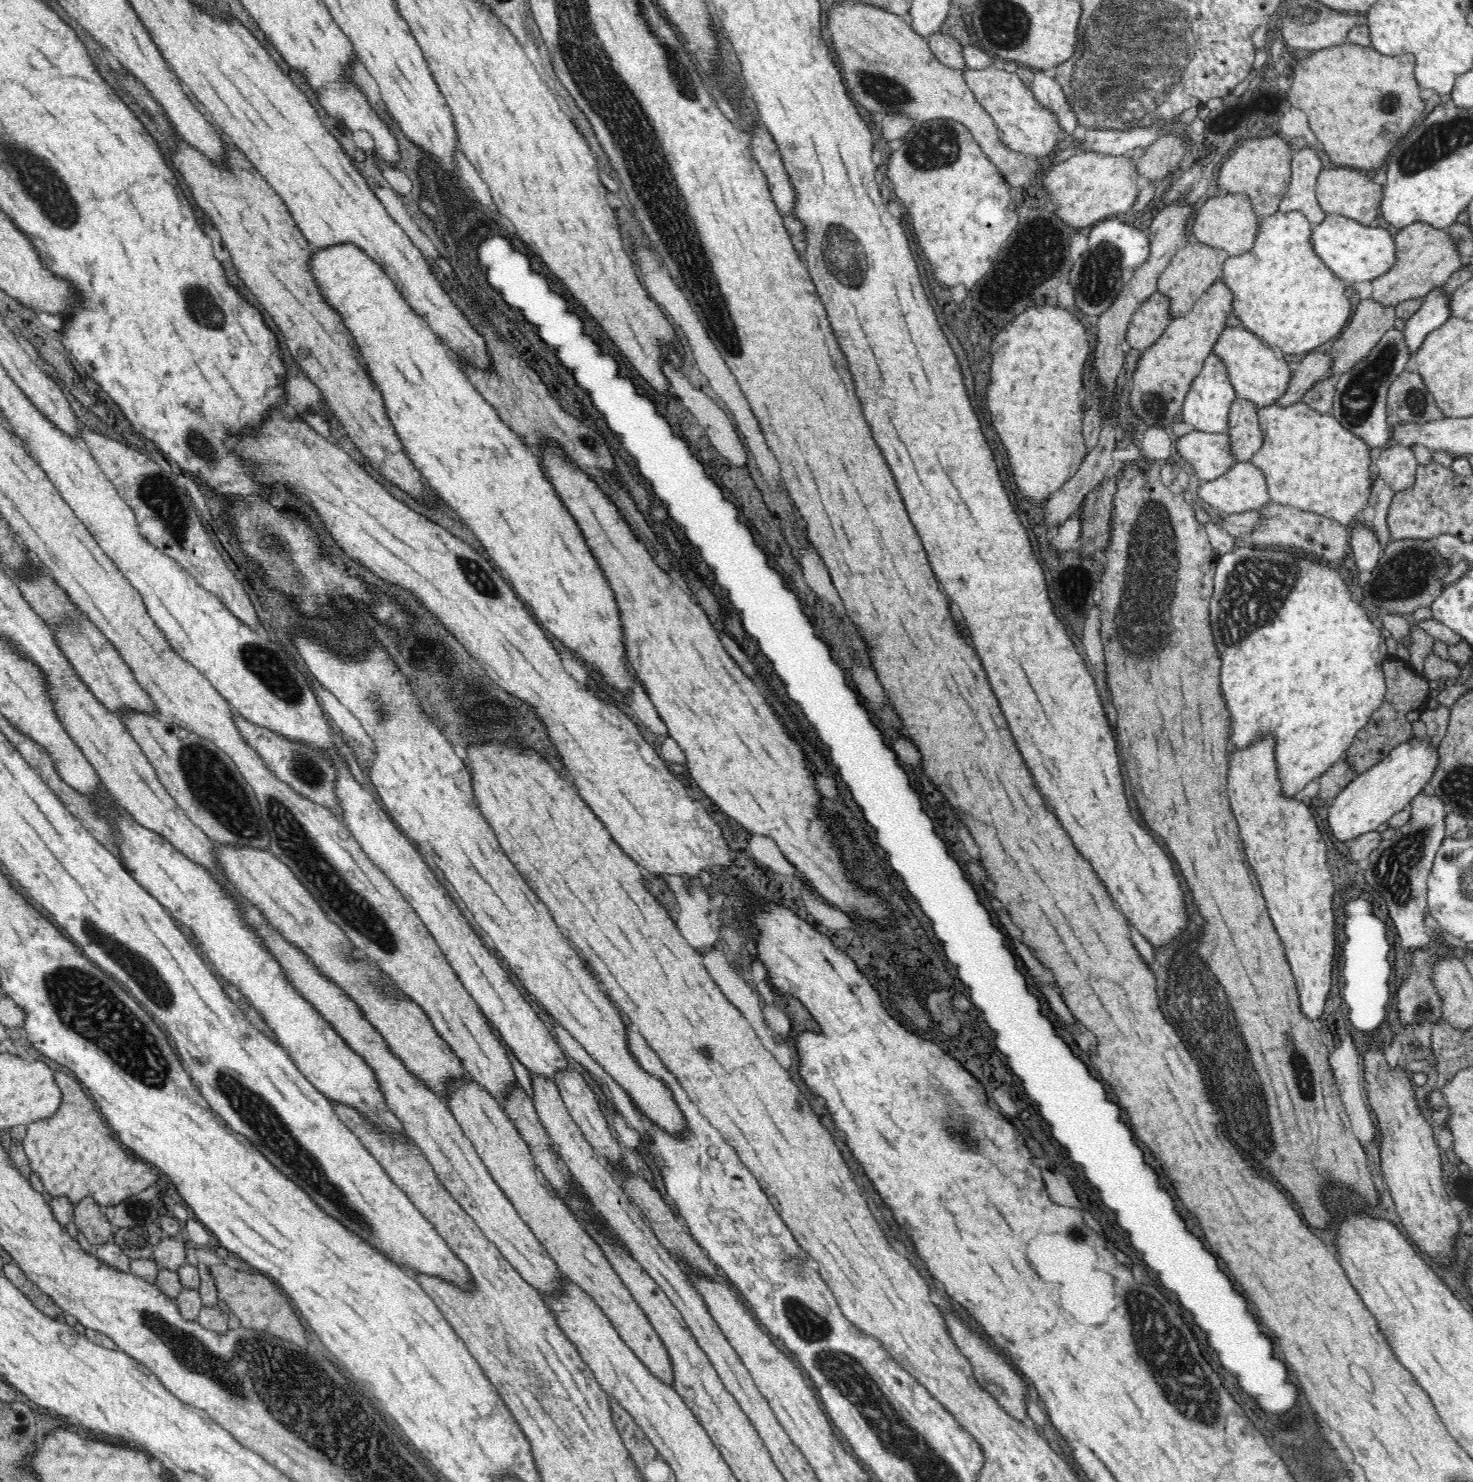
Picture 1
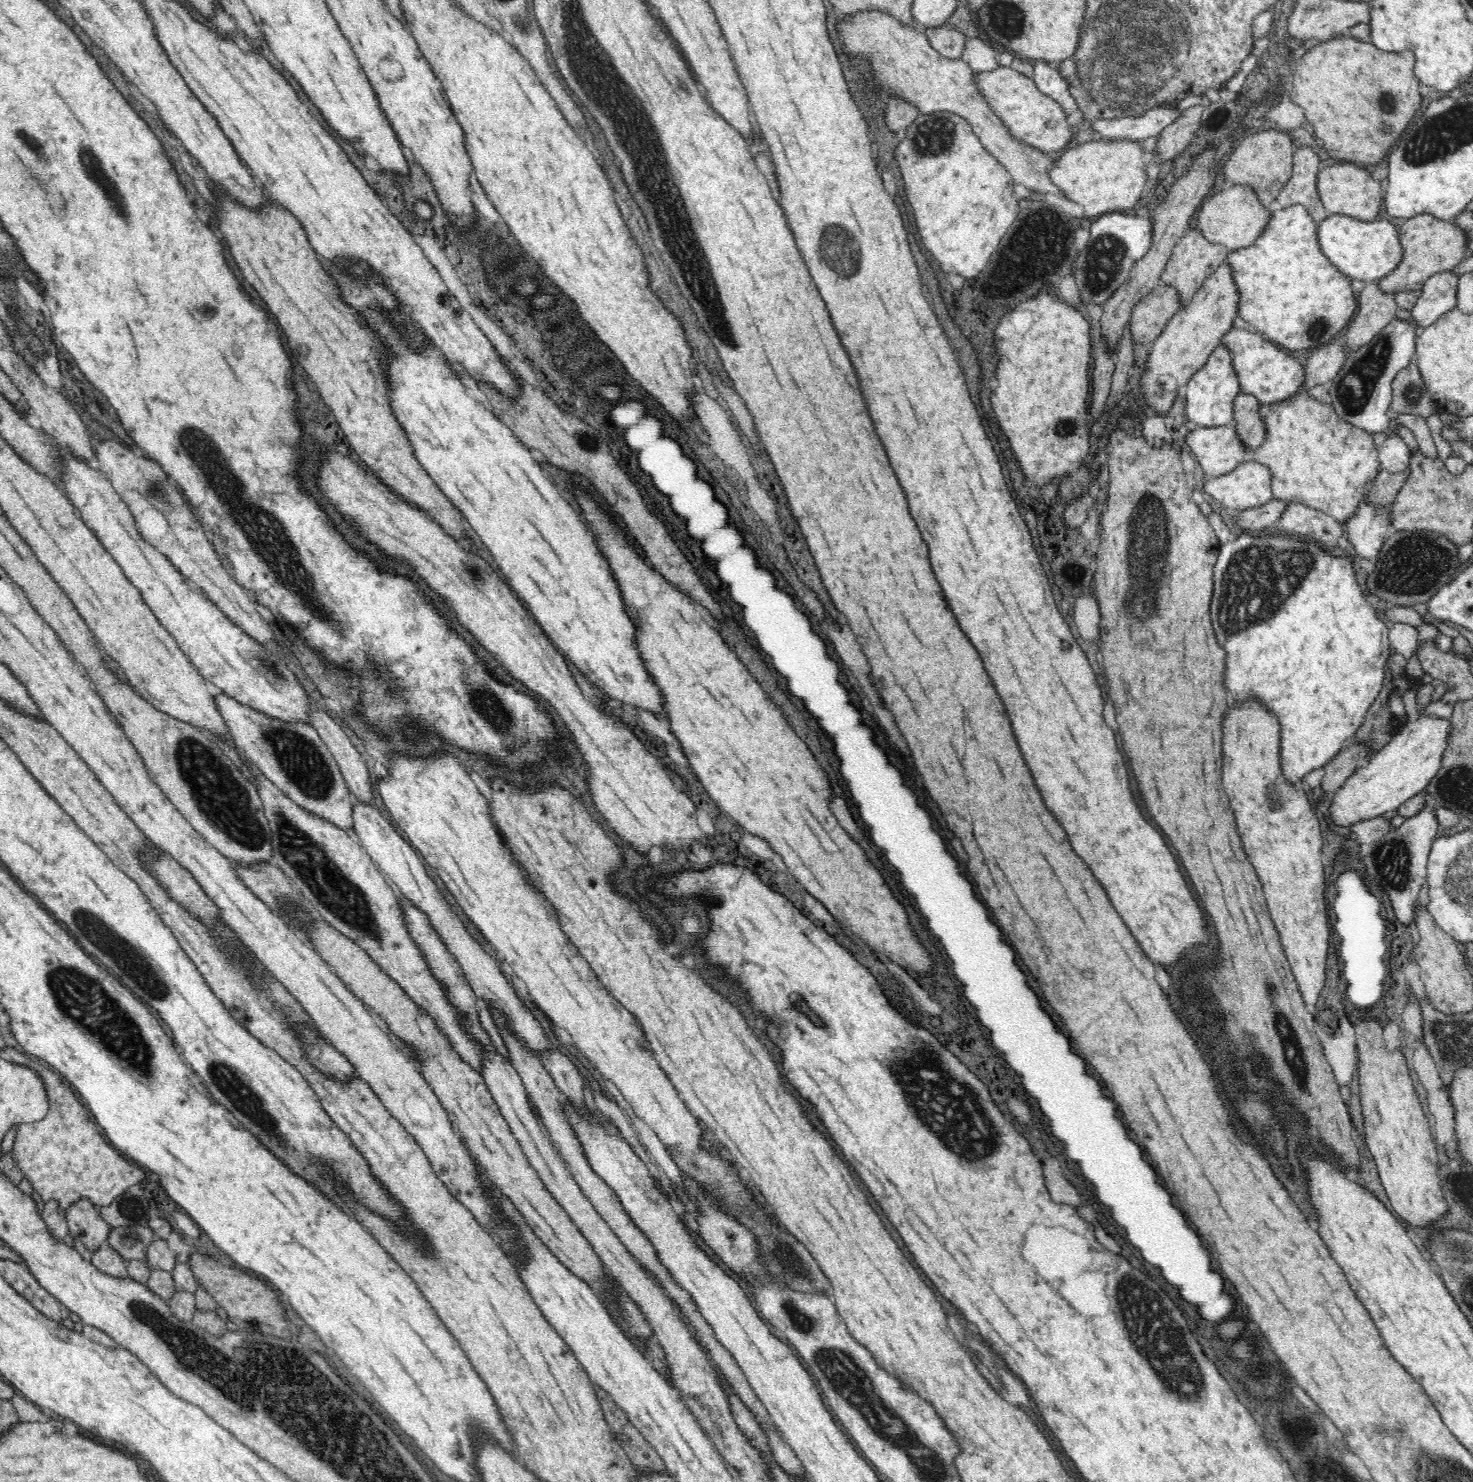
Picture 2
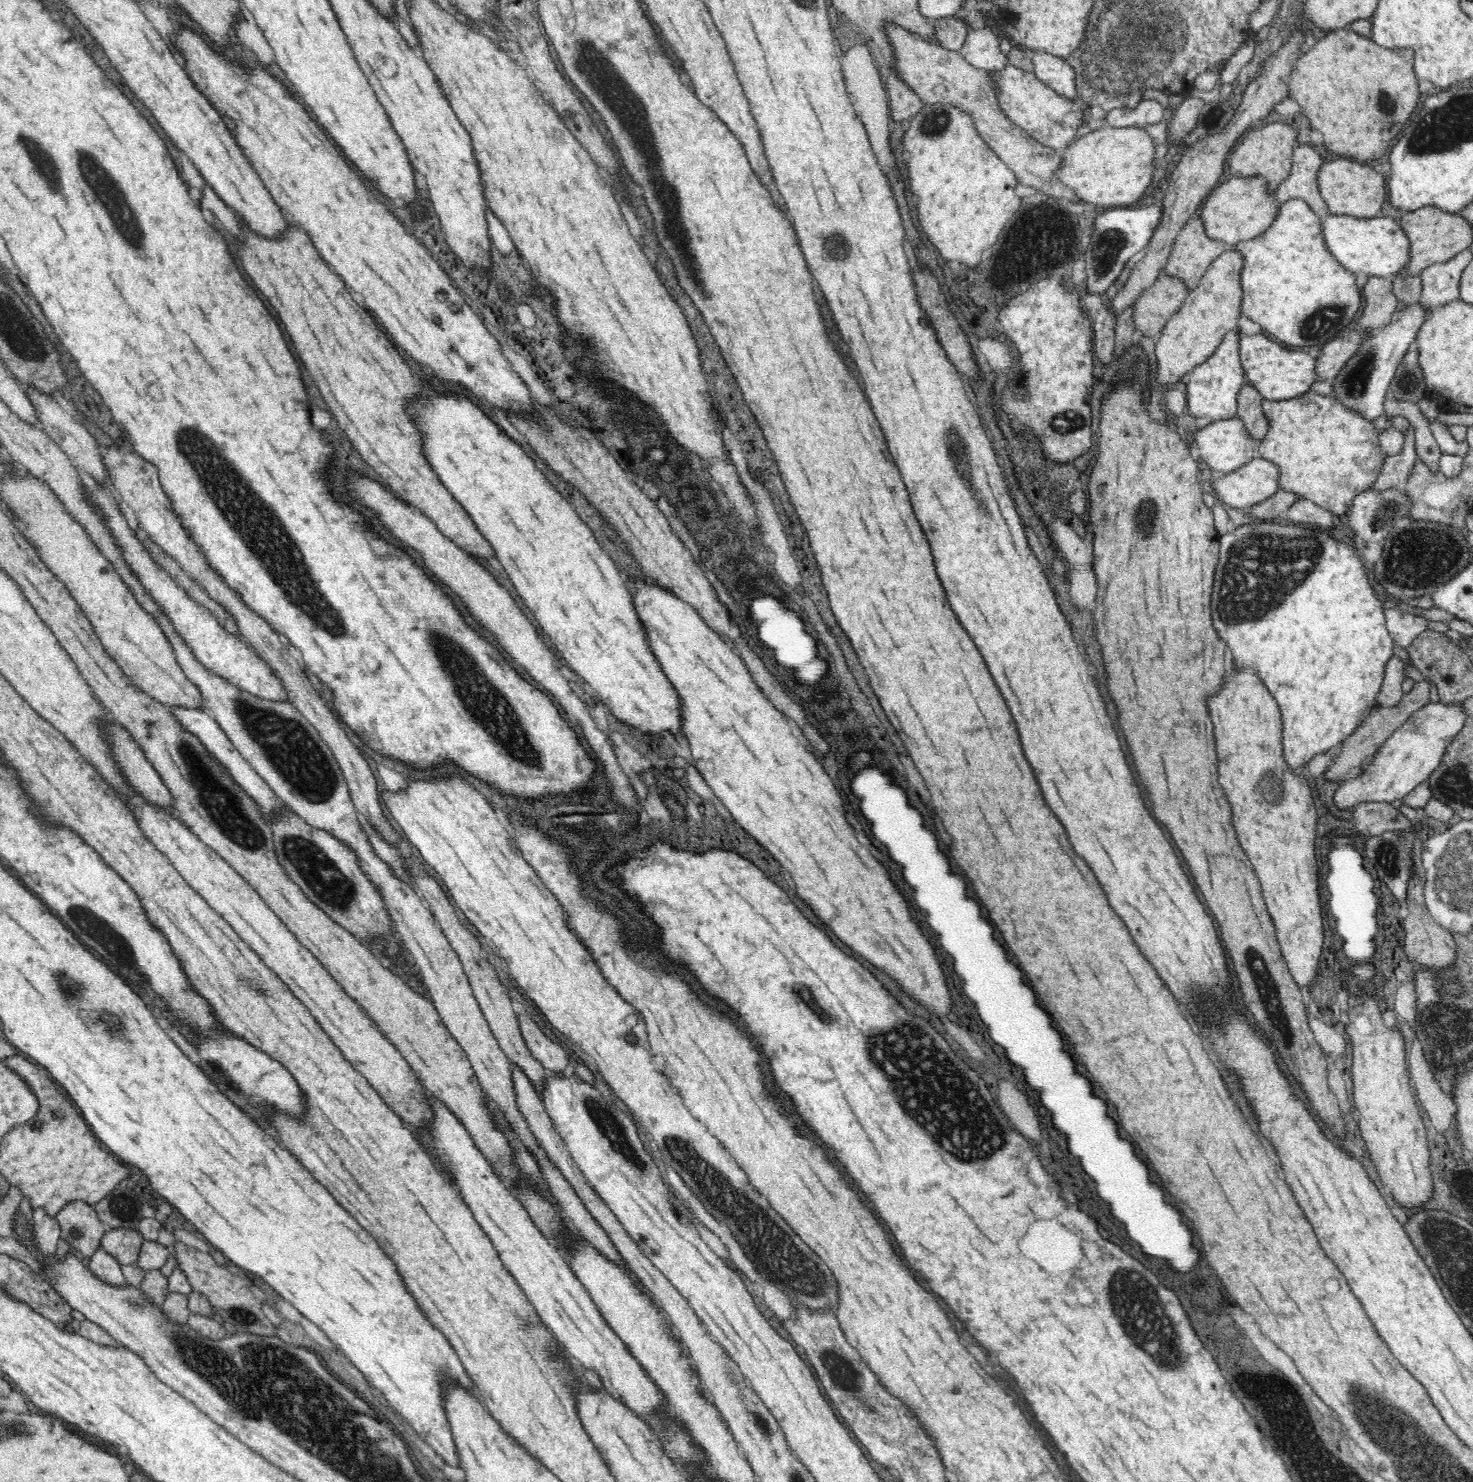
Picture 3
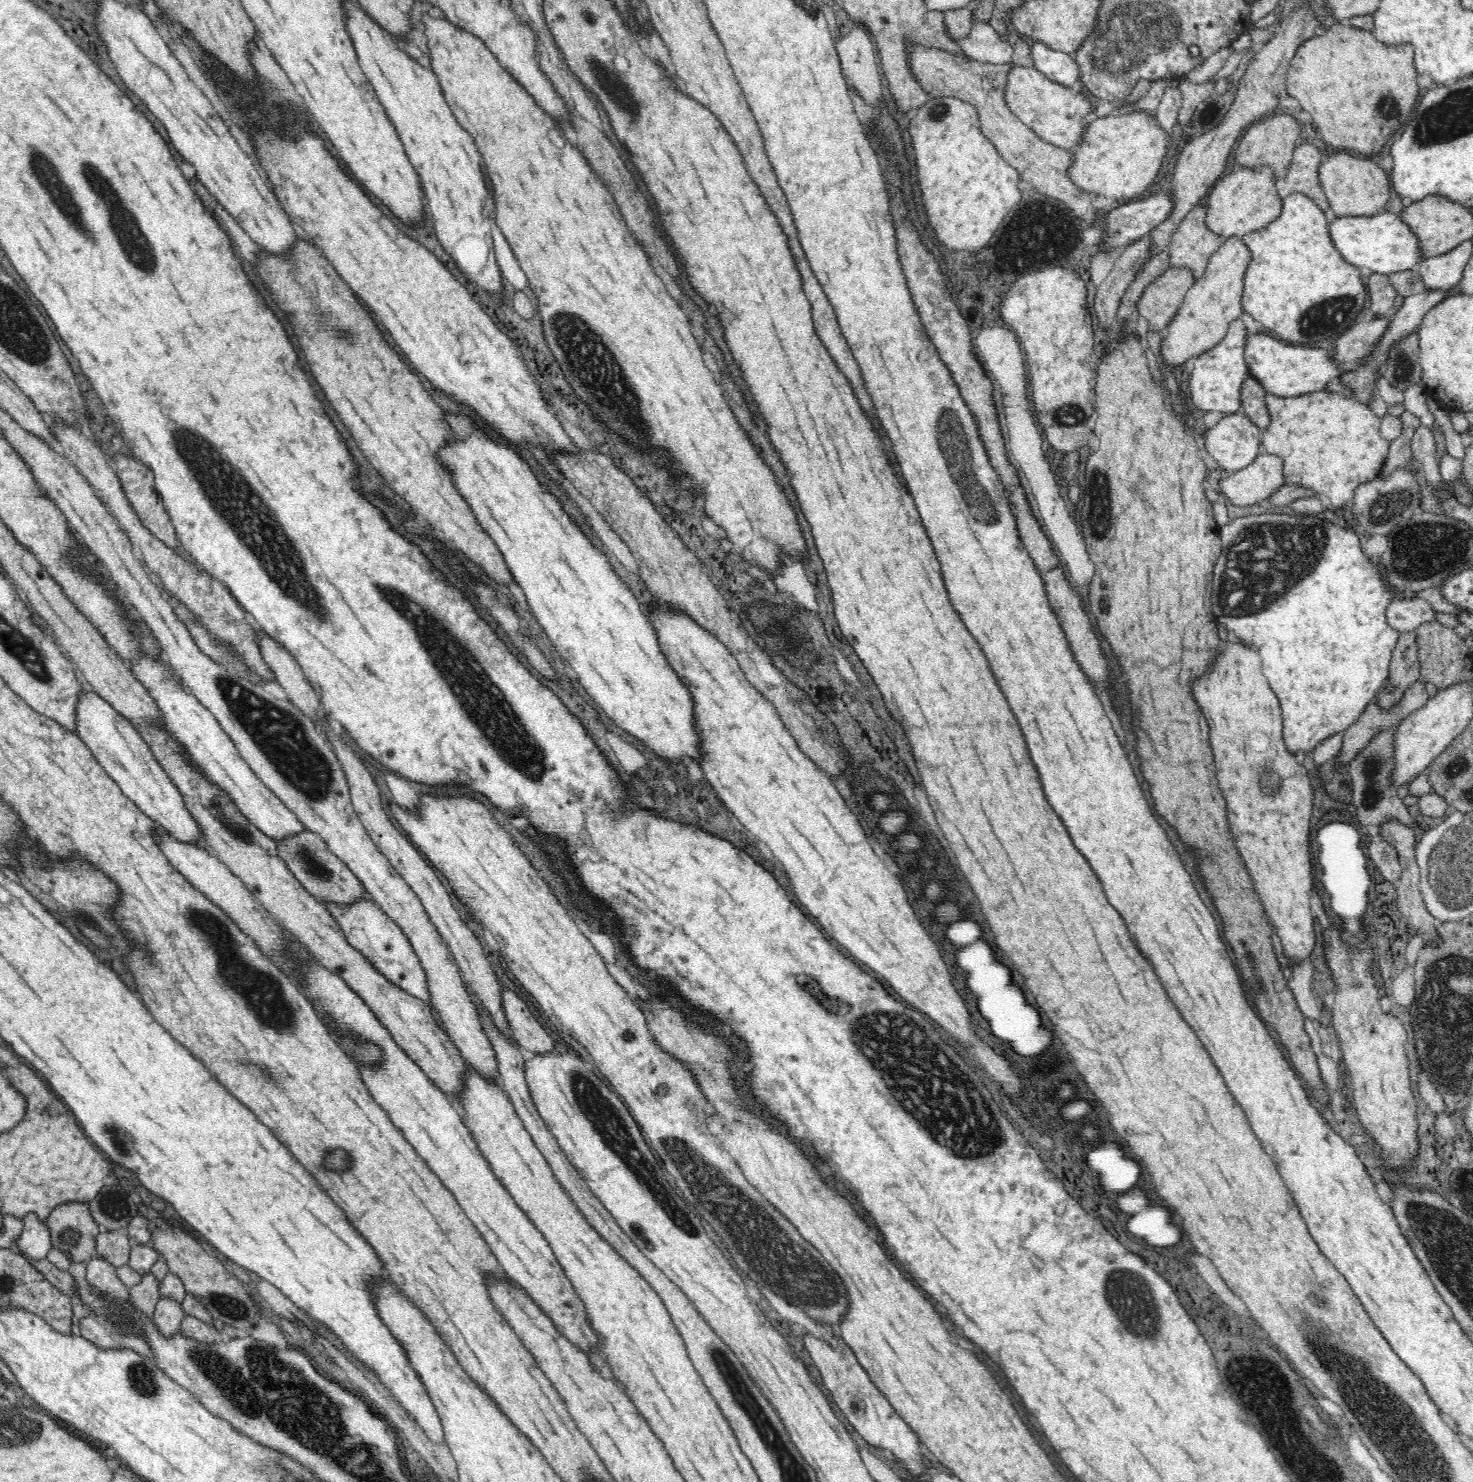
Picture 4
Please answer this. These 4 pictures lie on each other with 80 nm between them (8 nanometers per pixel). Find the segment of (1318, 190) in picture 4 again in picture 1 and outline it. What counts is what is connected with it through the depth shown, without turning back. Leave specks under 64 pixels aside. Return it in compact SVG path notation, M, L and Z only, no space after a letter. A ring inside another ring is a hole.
M1298 146L1292 155L1291 180L1280 198L1279 211L1299 210L1312 226L1320 224L1327 216L1316 196L1317 179L1322 170L1320 158L1314 150Z

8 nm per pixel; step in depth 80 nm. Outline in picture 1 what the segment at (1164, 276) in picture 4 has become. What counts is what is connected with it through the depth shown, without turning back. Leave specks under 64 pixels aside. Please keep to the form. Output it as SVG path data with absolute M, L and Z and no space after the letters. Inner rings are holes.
M1155 291L1132 315L1126 333L1127 343L1130 348L1143 352L1161 337L1171 320L1170 298Z

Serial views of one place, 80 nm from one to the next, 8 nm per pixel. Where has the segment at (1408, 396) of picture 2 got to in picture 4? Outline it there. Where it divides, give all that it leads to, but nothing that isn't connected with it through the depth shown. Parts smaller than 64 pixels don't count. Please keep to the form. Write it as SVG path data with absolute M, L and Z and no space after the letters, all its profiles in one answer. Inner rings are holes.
M1418 328L1402 338L1396 346L1388 348L1386 366L1382 375L1398 390L1404 392L1406 388L1418 384L1422 380L1421 366L1418 364L1419 338Z

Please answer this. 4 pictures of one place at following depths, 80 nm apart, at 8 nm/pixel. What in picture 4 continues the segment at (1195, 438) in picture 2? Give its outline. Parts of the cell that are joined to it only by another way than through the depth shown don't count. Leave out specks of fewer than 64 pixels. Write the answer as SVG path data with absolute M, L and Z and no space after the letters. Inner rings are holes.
M1238 413L1225 415L1204 434L1204 448L1226 473L1252 464L1262 452L1261 442L1262 430Z

